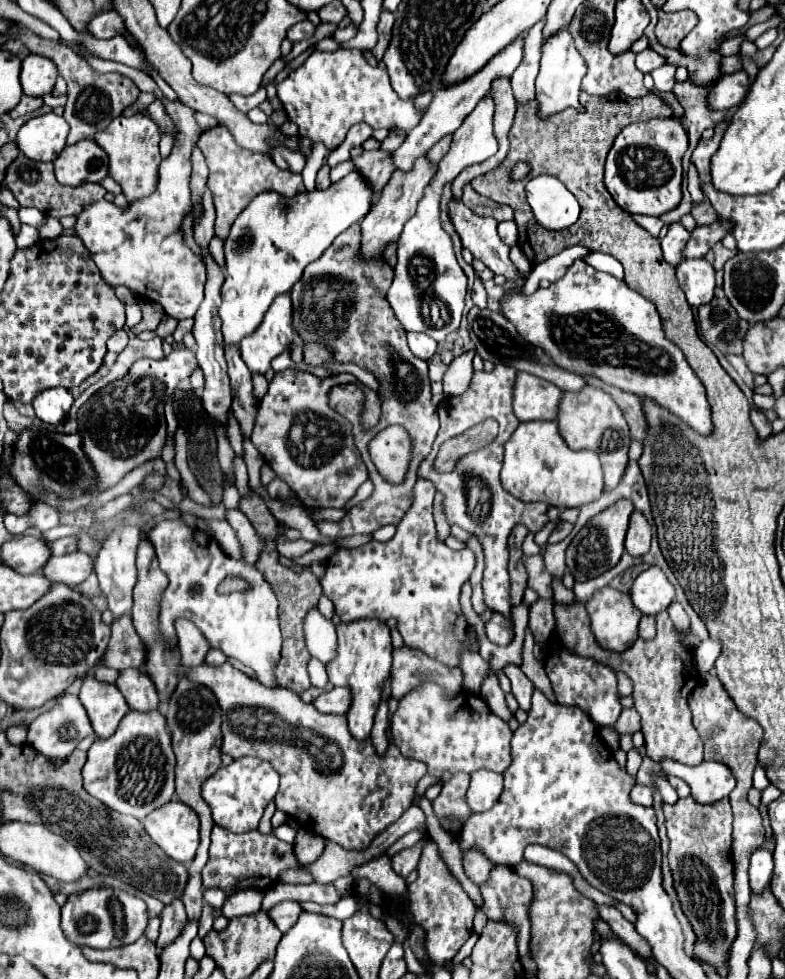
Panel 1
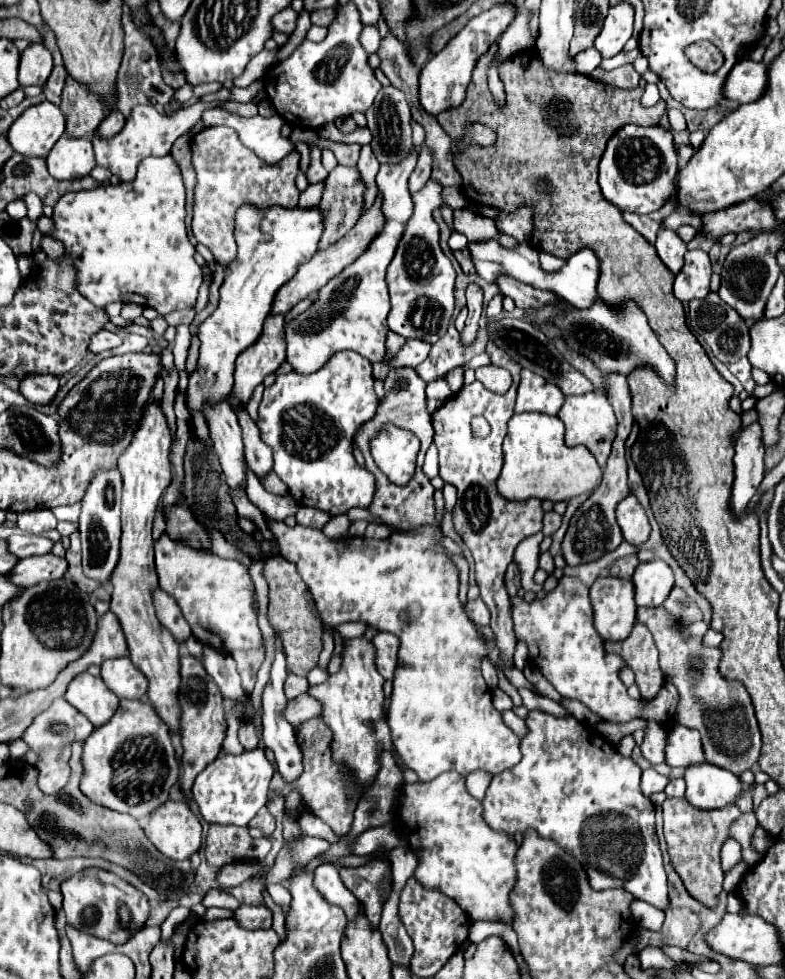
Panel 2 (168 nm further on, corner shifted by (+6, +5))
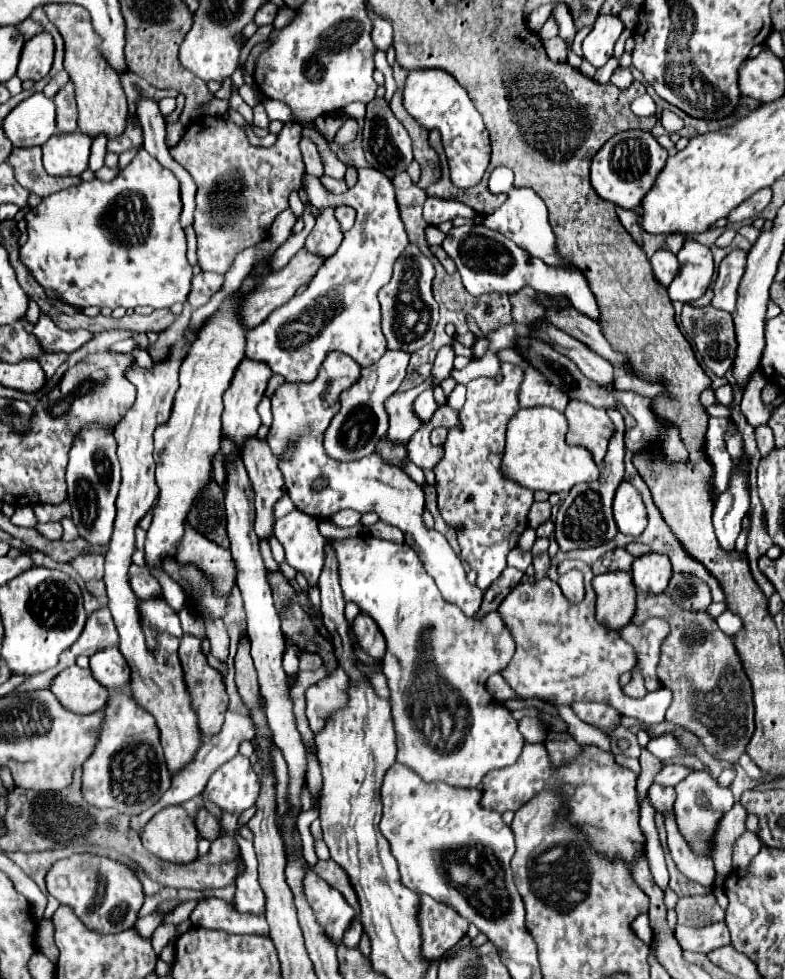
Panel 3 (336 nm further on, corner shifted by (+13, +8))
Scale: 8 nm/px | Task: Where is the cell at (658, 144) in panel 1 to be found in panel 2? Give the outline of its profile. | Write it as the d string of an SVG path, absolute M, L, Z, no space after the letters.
M626 125L614 133L606 145L600 161L598 183L602 195L614 203L620 211L646 215L660 209L676 189L678 153L672 141L672 133L664 127L640 127Z

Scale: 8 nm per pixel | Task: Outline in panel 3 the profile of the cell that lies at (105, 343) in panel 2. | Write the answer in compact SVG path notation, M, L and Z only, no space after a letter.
M41 314L37 326L33 328L33 334L35 334L35 338L41 344L41 348L47 354L59 354L59 352L71 354L71 352L79 350L83 344L87 344L87 340L93 338L93 334L87 332L87 330L65 332L61 328L57 328L53 324L53 320L47 318L47 314Z

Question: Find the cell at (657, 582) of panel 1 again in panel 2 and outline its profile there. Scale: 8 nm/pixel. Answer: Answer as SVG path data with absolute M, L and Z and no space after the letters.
M652 559L636 567L632 583L638 607L660 607L674 587L674 575L664 561Z

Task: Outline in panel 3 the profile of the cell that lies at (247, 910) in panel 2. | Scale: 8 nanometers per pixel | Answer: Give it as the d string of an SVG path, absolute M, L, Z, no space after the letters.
M207 898L201 900L191 912L193 926L225 930L229 934L261 934L267 936L267 920L263 916L251 916L237 912L229 902Z

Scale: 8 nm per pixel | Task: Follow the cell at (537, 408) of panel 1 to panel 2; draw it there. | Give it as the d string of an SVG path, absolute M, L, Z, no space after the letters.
M522 369L518 397L516 397L516 413L546 413L556 415L564 403L564 395L554 383L548 383L540 375Z

